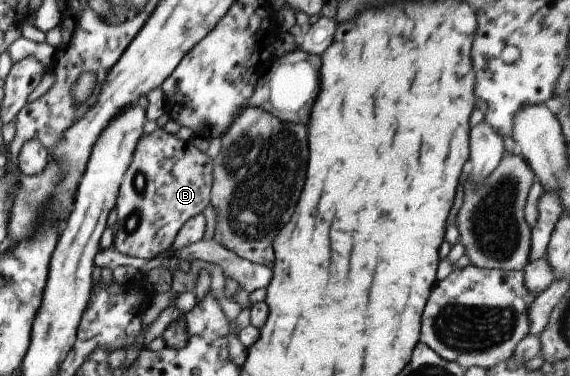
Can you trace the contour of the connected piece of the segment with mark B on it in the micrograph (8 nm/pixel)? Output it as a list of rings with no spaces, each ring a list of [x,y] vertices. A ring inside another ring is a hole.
[[[163,128],[142,135],[133,154],[132,162],[124,173],[116,201],[117,220],[114,225],[113,248],[127,254],[150,260],[173,246],[178,231],[185,222],[202,213],[208,206],[213,185],[213,158]]]

